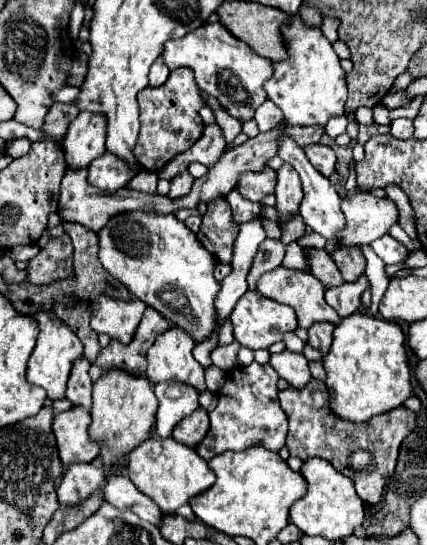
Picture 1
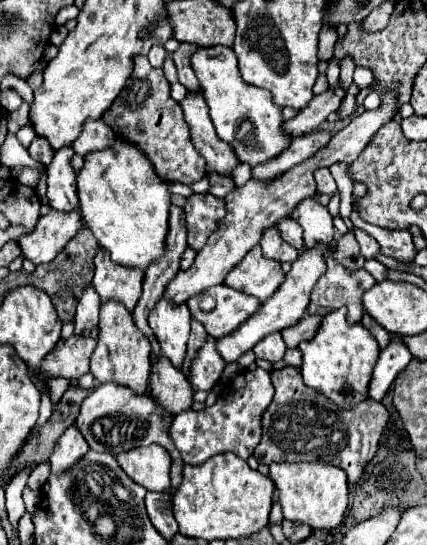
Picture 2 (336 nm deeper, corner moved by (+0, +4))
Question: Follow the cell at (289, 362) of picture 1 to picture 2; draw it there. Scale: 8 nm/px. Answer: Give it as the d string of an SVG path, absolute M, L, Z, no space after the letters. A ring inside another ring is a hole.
M272 332L264 340L260 340L252 350L256 352L258 358L264 358L270 362L280 362L286 354L286 344L284 344L280 332Z

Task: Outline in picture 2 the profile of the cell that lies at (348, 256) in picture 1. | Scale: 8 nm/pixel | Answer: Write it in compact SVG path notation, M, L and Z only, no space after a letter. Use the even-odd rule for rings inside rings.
M348 232L342 238L338 238L334 258L336 258L336 262L344 264L344 268L348 268L348 270L360 270L364 266L366 260L360 254L360 246L354 238L354 232Z

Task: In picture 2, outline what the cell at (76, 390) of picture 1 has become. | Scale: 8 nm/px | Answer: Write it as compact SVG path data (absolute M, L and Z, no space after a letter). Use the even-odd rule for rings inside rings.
M88 284L86 292L82 294L82 302L78 302L78 308L76 308L76 320L74 320L76 330L74 330L74 334L82 336L82 334L90 332L98 324L98 312L100 312L98 294Z

